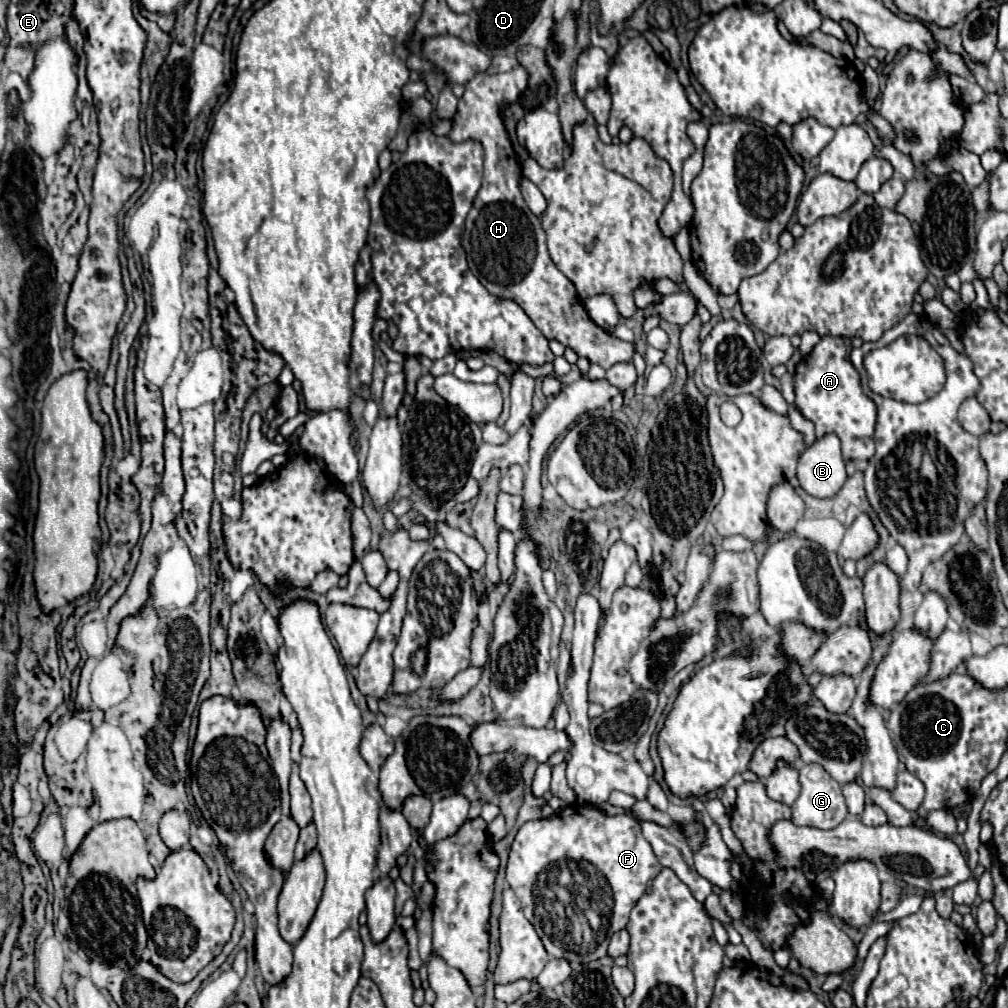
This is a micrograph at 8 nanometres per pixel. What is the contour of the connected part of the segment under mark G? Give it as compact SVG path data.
M800 762L798 778L800 778L800 796L792 806L792 822L796 826L814 826L820 830L830 830L848 818L848 808L844 804L840 784L820 764Z

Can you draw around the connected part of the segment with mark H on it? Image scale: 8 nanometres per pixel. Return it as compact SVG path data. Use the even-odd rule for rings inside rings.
M516 66L504 74L480 72L466 84L466 92L458 102L448 138L456 144L476 140L484 148L484 178L478 190L478 200L484 202L484 208L472 207L468 213L464 229L467 235L461 234L462 247L468 253L467 262L472 274L490 294L514 300L548 340L554 338L564 346L574 348L578 356L586 356L590 362L602 364L602 368L608 370L618 362L630 362L634 344L614 338L590 320L576 286L550 260L542 224L530 212L520 192L522 164L508 138L502 110L520 98L528 80L530 74L524 66Z

